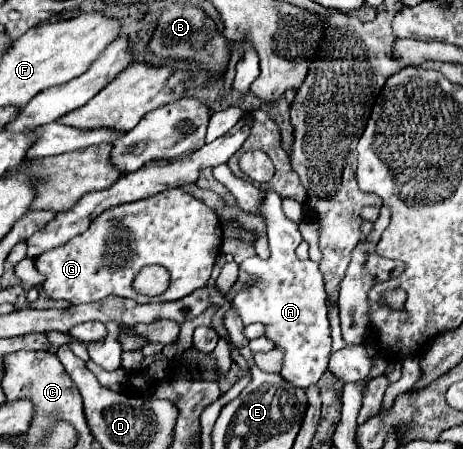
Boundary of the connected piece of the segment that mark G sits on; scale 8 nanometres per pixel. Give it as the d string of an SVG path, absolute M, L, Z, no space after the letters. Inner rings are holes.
M168 189L148 199L126 203L104 211L90 229L70 243L42 253L34 265L46 275L44 291L52 299L66 299L72 305L100 301L108 295L128 297L136 303L178 301L204 287L220 253L222 227L218 215L200 199L182 189ZM144 265L162 265L170 271L172 283L160 297L146 297L132 289L134 275Z

